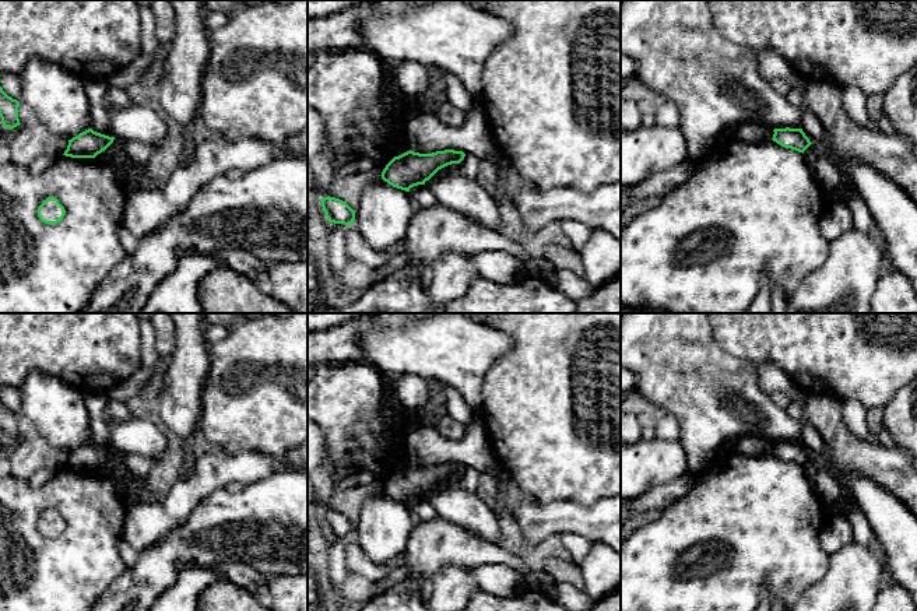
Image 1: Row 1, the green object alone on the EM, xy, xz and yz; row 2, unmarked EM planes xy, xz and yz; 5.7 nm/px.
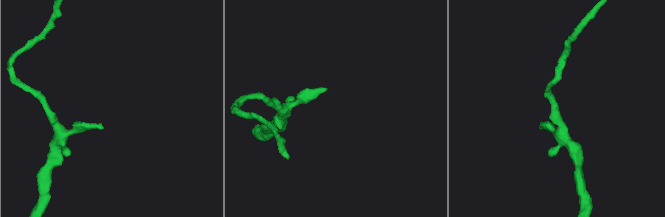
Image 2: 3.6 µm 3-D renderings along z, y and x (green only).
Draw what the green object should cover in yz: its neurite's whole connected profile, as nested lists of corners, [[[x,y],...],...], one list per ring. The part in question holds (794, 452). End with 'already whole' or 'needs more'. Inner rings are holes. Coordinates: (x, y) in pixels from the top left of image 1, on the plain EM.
[[[774,442],[773,454],[781,460],[802,466],[812,457],[802,442]]]; already whole

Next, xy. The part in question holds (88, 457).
[[[88,442],[78,449],[68,453],[67,463],[63,468],[71,471],[95,471],[98,467],[105,464],[115,450],[109,450]]]; already whole

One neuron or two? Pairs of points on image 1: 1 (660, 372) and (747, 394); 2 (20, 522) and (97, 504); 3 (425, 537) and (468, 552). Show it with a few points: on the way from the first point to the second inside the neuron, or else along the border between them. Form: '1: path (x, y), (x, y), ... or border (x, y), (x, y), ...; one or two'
1: path (681, 372), (713, 394), (726, 394); one
2: path (39, 502), (77, 502); one
3: path (436, 544), (457, 547); one

